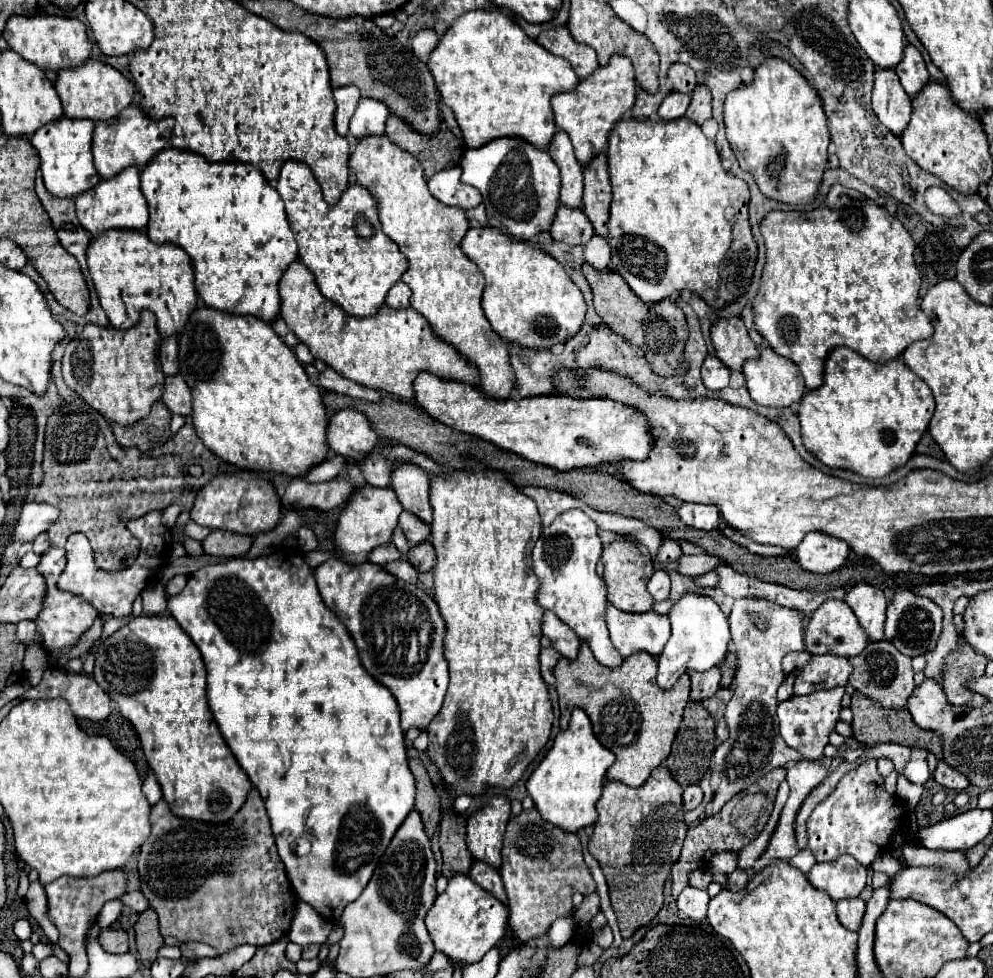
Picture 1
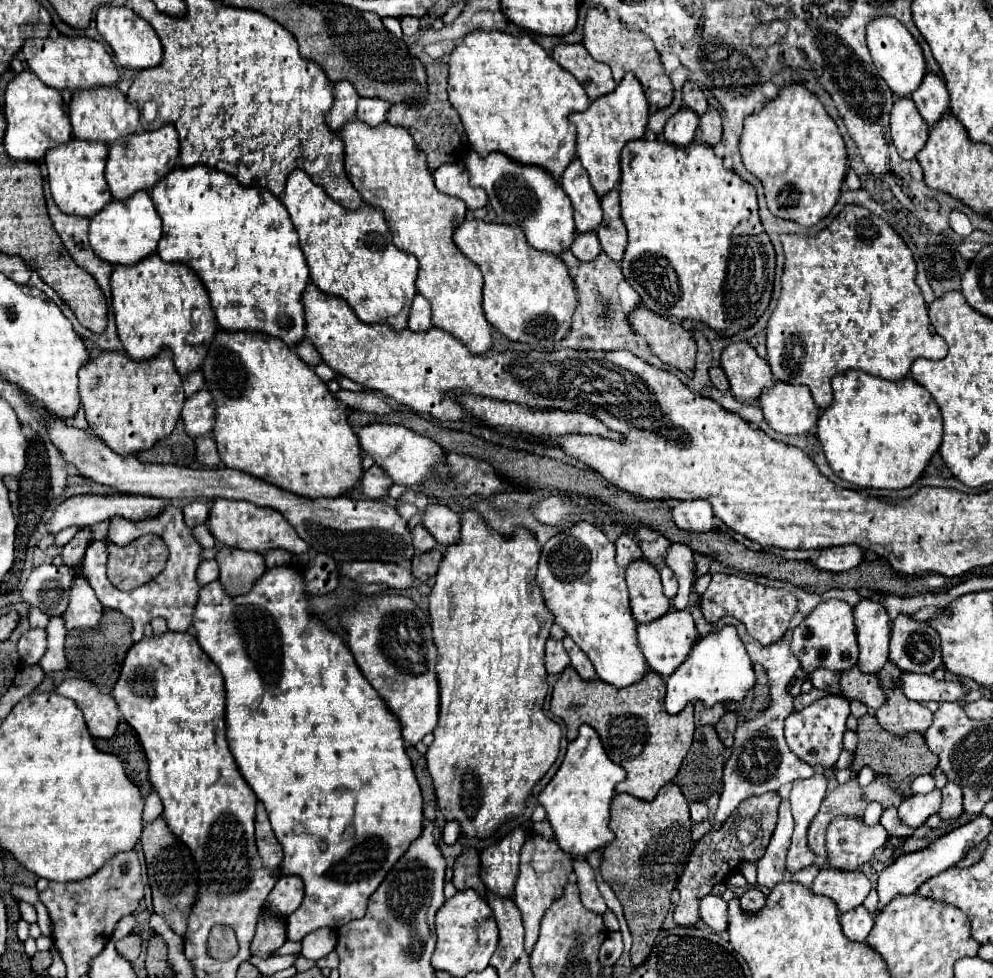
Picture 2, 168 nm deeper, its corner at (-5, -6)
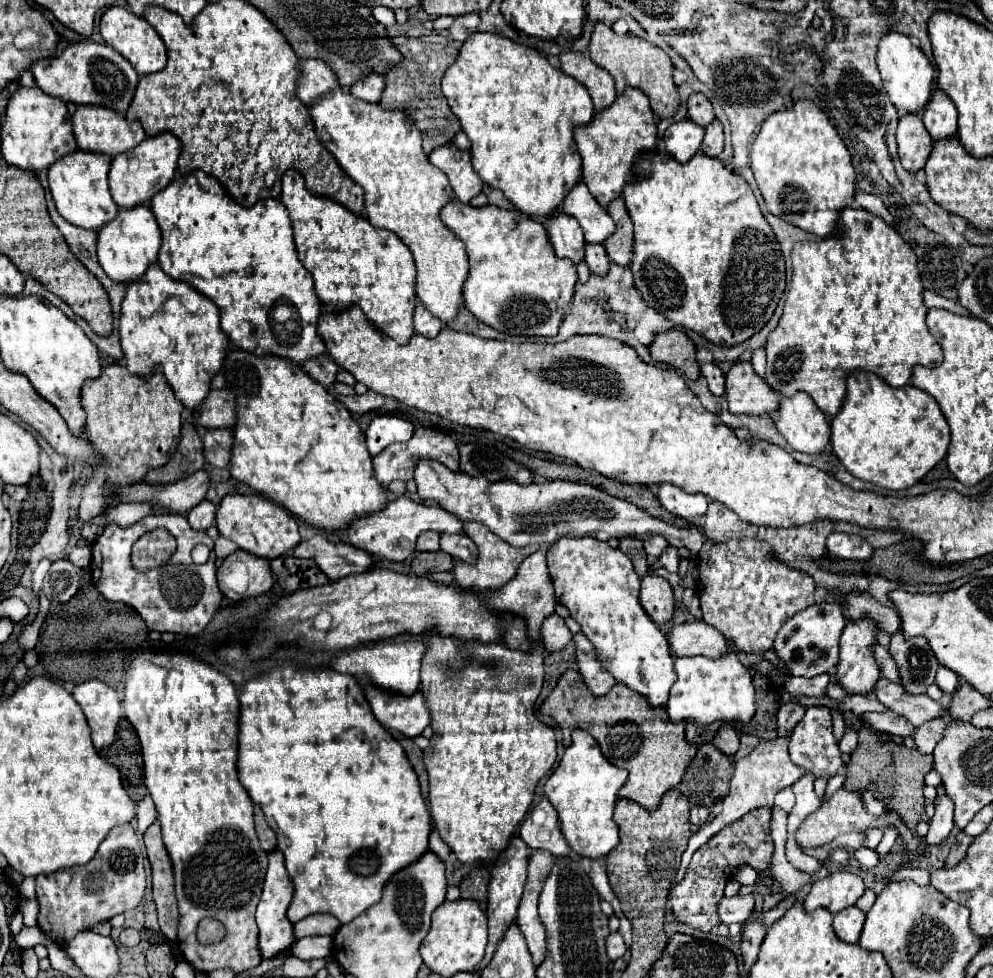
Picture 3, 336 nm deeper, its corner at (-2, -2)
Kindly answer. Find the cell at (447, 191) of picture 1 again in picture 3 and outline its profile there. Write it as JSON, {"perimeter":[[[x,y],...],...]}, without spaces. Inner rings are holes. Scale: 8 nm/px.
{"perimeter":[[[454,143],[436,149],[436,153],[430,153],[430,163],[442,173],[446,173],[458,201],[468,203],[472,197],[482,193],[484,181],[480,179],[478,173],[474,173],[470,153],[460,151]]]}

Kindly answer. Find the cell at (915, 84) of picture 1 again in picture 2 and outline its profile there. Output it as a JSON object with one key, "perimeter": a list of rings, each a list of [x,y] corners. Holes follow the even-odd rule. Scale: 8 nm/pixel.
{"perimeter":[[[927,73],[921,87],[911,95],[919,113],[931,127],[937,123],[945,113],[949,113],[949,93],[945,81],[933,73]]]}

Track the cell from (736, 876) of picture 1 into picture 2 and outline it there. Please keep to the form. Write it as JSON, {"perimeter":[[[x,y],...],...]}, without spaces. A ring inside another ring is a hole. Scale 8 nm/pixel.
{"perimeter":[[[749,887],[743,895],[741,895],[741,909],[747,913],[759,913],[765,905],[765,895],[757,889],[757,887]]]}

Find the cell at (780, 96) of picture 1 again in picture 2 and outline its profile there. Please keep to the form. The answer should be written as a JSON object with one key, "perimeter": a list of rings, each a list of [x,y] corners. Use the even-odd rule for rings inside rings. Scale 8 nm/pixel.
{"perimeter":[[[787,85],[779,97],[745,119],[741,157],[763,185],[775,217],[813,227],[835,207],[847,175],[847,147],[821,101],[805,85]]]}

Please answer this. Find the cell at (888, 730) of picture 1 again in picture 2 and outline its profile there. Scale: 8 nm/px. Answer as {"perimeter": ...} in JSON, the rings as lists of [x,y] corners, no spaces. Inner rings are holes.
{"perimeter":[[[865,715],[859,719],[859,727],[857,727],[857,735],[859,735],[859,745],[857,751],[853,755],[853,763],[851,763],[851,771],[853,775],[857,775],[863,767],[871,767],[873,773],[877,777],[885,775],[891,777],[891,785],[893,789],[903,797],[909,799],[913,797],[913,789],[911,783],[913,779],[917,779],[919,775],[927,775],[933,773],[933,769],[937,767],[937,755],[933,751],[929,751],[929,747],[925,745],[925,739],[919,733],[909,733],[903,739],[899,739],[893,733],[887,733],[875,717]]]}

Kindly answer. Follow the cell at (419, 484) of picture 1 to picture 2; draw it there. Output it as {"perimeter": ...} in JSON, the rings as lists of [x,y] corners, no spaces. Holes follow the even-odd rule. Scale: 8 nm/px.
{"perimeter":[[[429,505],[423,511],[423,525],[439,545],[455,545],[459,539],[459,515],[443,505]]]}

